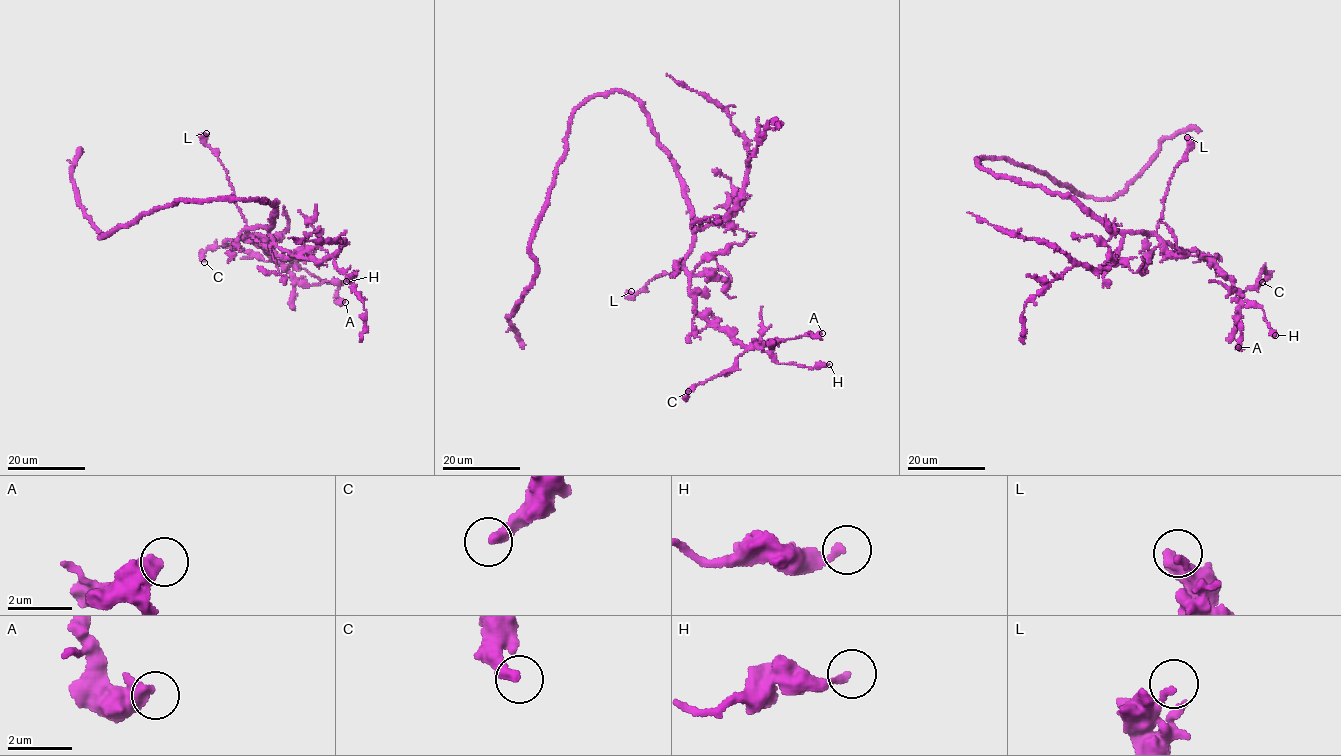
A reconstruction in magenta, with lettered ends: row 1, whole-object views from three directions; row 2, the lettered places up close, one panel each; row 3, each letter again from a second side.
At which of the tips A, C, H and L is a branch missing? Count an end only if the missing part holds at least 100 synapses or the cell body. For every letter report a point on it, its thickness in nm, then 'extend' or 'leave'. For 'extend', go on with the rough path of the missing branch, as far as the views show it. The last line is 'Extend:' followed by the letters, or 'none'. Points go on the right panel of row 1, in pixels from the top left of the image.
A: at (1238, 347); 480 nm thick; leave
C: at (1262, 282); 320 nm thick; leave
H: at (1275, 335); 200 nm thick; leave
L: at (1187, 137); 160 nm thick; leave
Extend: none

